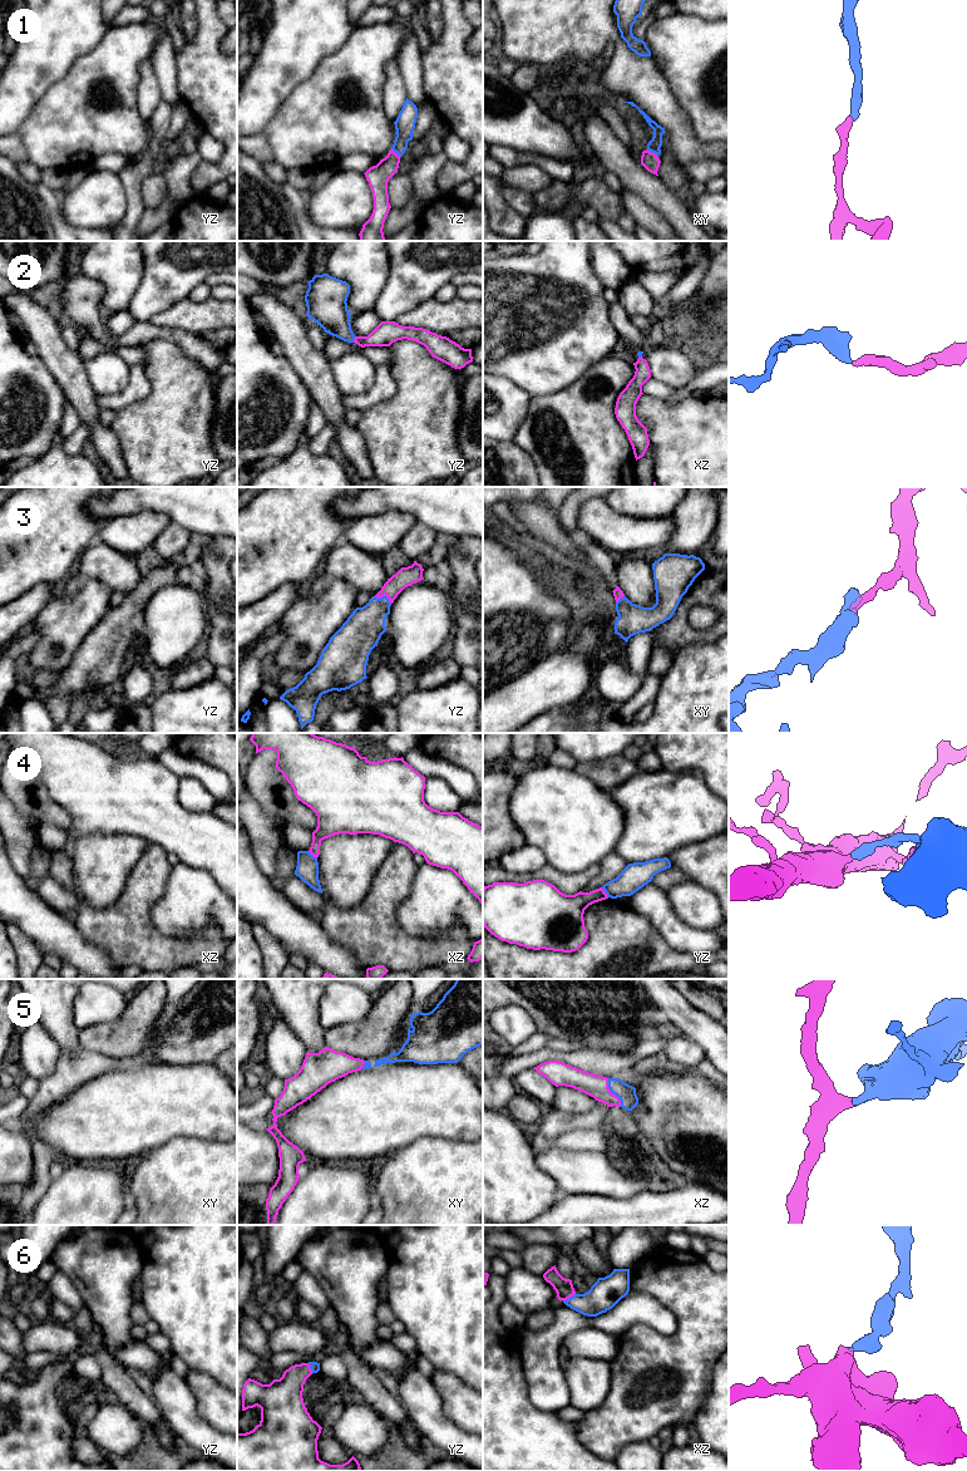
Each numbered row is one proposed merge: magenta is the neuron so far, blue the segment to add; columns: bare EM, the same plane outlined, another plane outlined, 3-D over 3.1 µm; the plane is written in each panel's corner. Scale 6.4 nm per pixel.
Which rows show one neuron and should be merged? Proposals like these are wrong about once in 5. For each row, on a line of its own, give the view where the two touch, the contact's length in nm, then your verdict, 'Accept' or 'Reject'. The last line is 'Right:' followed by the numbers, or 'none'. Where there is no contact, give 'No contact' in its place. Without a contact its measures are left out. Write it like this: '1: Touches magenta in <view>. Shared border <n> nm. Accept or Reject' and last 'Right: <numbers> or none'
1: Touches magenta in yz. Shared border 80 nm. Accept
2: Touches magenta in yz. Shared border 40 nm. Accept
3: Touches magenta in yz. Shared border 120 nm. Accept
4: Touches magenta in xz. Shared border 80 nm. Reject
5: Touches magenta in xz. Shared border 200 nm. Accept
6: Touches magenta in xz. Shared border 100 nm. Accept
Right: 1, 2, 3, 5, 6

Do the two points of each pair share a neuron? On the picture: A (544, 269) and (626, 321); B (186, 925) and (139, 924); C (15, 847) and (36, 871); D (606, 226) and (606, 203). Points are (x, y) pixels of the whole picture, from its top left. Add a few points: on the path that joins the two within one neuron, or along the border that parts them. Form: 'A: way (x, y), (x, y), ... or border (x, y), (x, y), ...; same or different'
A: border (608, 304), (608, 316), (620, 339); different
B: border (162, 895), (152, 921), (179, 939); different
C: border (38, 841), (30, 852), (29, 872), (24, 877); different
D: border (601, 217), (616, 222); different

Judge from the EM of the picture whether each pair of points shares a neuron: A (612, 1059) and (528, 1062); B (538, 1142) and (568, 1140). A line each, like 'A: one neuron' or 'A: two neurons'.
A: one neuron
B: one neuron

